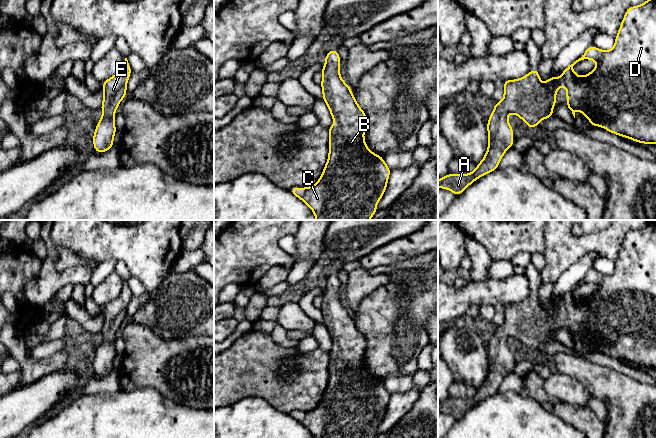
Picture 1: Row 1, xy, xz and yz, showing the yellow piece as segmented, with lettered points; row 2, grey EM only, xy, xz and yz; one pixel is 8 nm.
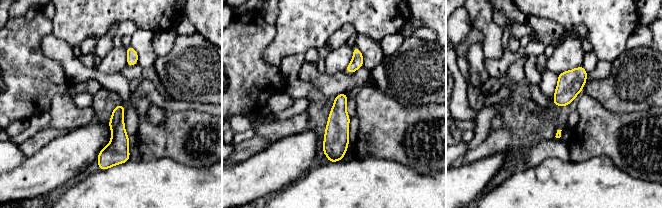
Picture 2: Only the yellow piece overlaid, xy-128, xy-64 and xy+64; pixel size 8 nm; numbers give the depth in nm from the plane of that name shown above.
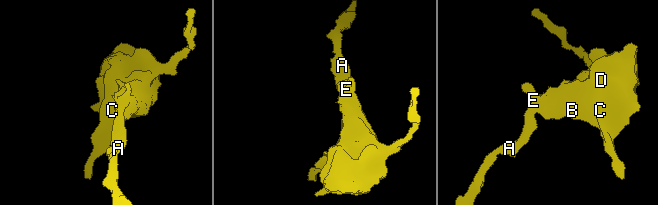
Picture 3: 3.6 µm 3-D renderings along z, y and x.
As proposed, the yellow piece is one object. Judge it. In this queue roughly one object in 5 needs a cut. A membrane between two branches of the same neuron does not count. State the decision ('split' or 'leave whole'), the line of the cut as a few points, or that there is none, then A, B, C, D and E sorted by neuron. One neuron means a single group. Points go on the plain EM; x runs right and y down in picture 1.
leave whole; no cut; A B C D E

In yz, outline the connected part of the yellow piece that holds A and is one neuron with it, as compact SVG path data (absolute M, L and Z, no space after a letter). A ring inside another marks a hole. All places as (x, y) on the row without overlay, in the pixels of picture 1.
M656 221L626 235L615 270L610 275L602 275L592 269L581 282L563 295L560 302L550 300L546 308L541 307L538 293L531 294L521 303L503 306L504 324L495 326L489 341L489 368L483 384L472 397L449 397L438 404L438 411L451 414L458 420L476 403L497 393L506 374L513 370L513 354L507 338L518 339L531 353L535 353L540 344L554 341L552 333L556 329L555 319L562 309L567 311L567 331L574 342L575 335L581 334L592 350L602 350L635 366L656 368ZM584 283L596 284L597 291L586 300L577 300L573 290Z

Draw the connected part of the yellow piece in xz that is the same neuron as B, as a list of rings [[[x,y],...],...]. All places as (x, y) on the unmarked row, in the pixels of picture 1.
[[[337,273],[327,277],[322,297],[321,312],[323,324],[327,328],[335,349],[329,351],[329,381],[323,397],[316,408],[308,412],[292,411],[289,415],[304,425],[314,438],[375,438],[377,427],[383,420],[391,394],[380,379],[372,377],[365,368],[364,354],[367,342],[357,328],[350,310],[343,306],[339,297],[341,282]]]

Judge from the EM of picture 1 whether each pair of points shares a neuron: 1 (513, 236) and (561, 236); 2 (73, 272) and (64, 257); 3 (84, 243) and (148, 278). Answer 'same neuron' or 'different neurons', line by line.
1: different neurons
2: different neurons
3: same neuron

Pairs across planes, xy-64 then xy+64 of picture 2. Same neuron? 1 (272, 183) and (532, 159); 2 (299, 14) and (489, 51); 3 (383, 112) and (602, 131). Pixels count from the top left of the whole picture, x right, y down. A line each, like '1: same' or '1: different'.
1: different
2: different
3: same

